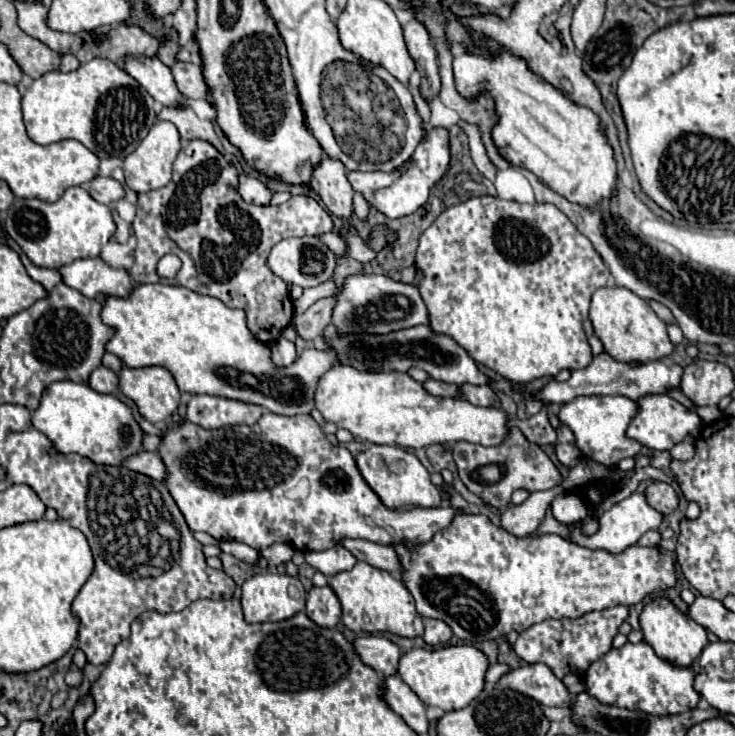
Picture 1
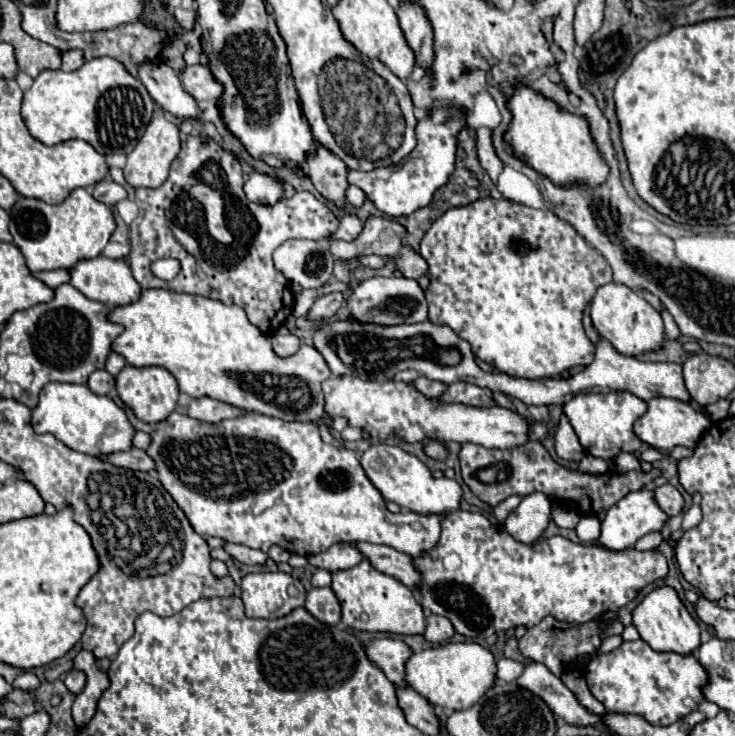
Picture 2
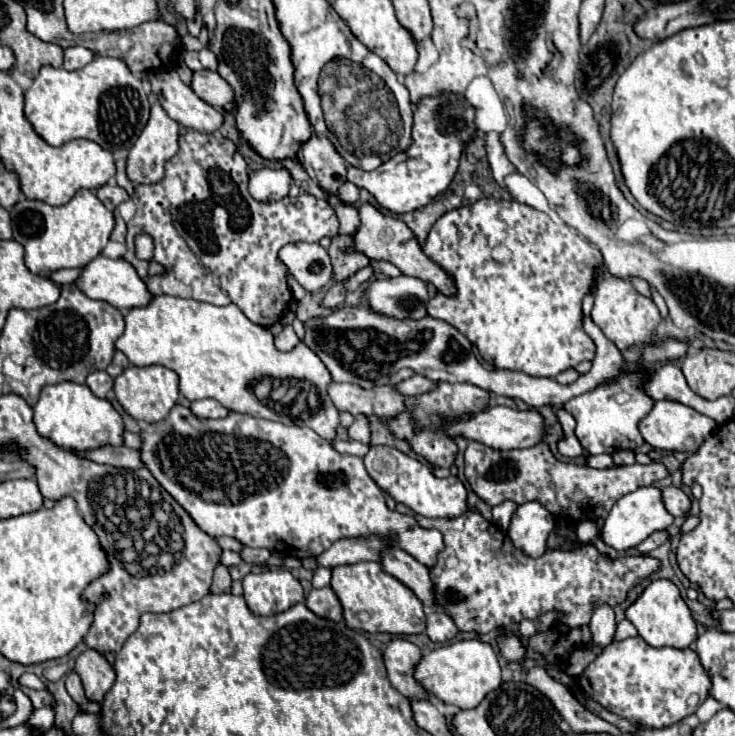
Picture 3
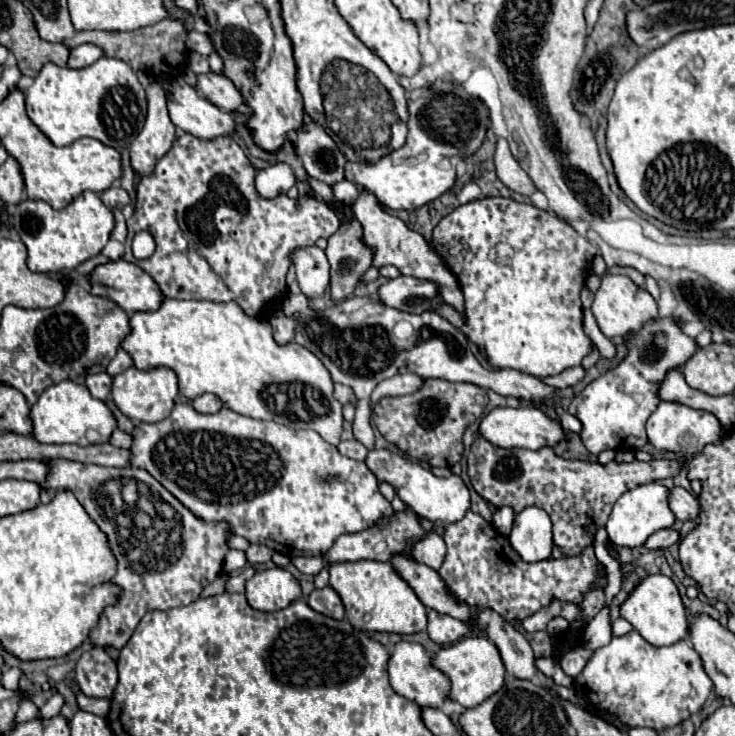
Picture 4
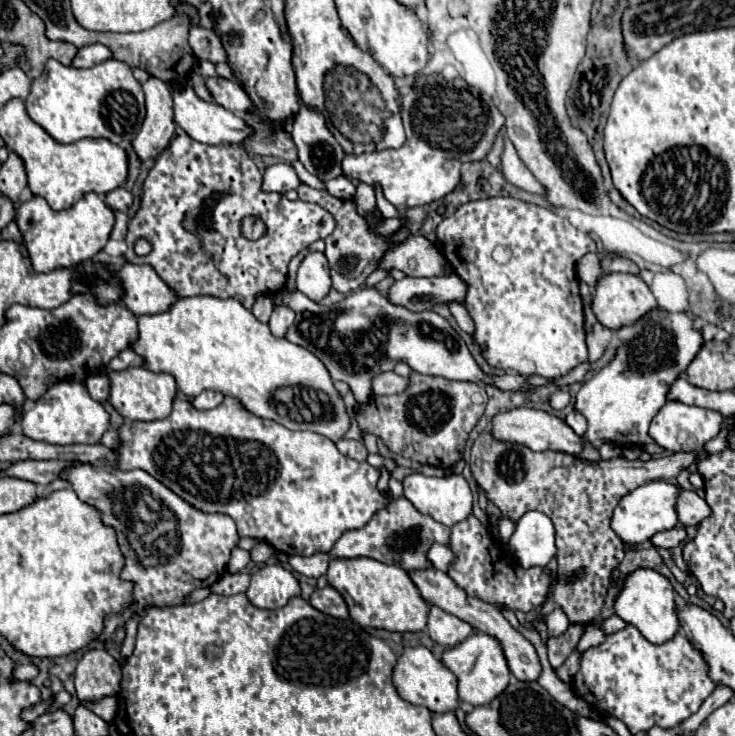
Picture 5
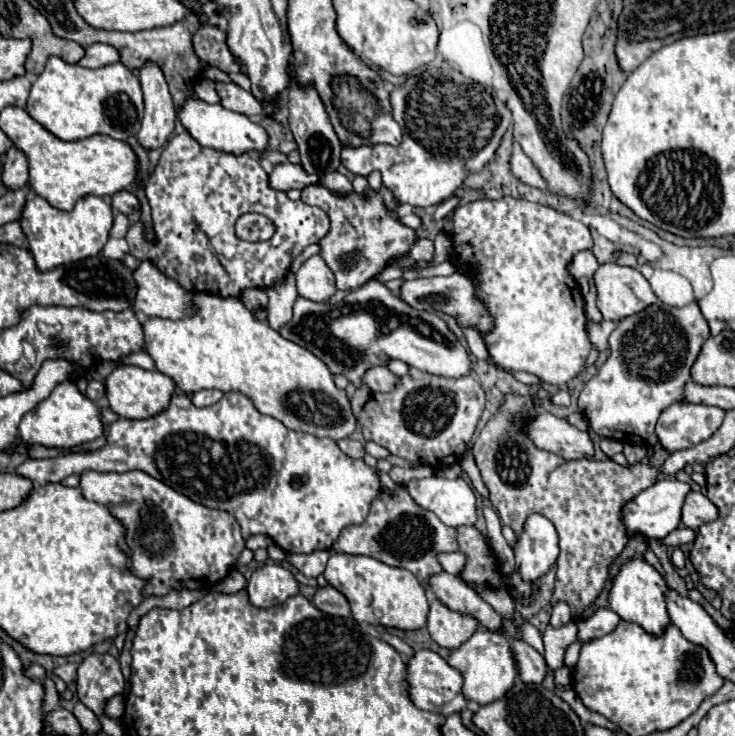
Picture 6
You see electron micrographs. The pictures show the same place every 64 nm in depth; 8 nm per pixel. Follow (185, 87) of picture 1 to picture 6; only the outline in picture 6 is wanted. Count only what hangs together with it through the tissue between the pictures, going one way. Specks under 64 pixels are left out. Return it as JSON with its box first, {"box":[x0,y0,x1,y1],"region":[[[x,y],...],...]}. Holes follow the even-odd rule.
{"box":[216,82,264,116],"region":[[[216,82],[216,90],[220,96],[220,104],[232,112],[244,116],[262,116],[264,106],[246,90],[238,88],[234,82]]]}

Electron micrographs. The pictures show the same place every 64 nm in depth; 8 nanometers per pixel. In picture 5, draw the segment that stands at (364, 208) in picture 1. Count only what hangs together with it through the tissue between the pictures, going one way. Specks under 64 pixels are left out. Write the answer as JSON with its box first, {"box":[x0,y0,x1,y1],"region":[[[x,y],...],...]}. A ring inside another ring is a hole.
{"box":[326,176,356,200],"region":[[[340,176],[338,180],[328,180],[326,190],[328,190],[328,194],[332,194],[340,200],[352,200],[356,196],[356,184],[346,180],[346,176]]]}

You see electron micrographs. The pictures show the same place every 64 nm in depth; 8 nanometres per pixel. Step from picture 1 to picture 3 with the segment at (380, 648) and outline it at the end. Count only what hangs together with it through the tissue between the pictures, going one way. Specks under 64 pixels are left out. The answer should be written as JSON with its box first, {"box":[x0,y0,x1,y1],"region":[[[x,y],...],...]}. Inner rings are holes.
{"box":[382,638,428,698],"region":[[[400,638],[390,640],[382,650],[382,658],[390,682],[402,696],[408,698],[410,696],[428,698],[428,694],[422,692],[422,688],[418,688],[418,682],[412,678],[412,670],[414,664],[418,664],[418,656],[420,656],[420,648]]]}

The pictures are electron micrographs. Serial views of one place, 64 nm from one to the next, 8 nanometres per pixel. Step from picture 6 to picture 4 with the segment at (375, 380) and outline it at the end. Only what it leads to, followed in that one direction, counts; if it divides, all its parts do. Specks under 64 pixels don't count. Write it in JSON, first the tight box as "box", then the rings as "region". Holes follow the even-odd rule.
{"box":[370,374,424,404],"region":[[[398,374],[398,376],[392,376],[388,380],[382,380],[378,384],[378,388],[374,388],[370,400],[372,404],[376,404],[380,398],[384,396],[406,396],[406,394],[414,394],[416,390],[420,390],[424,384],[424,380],[418,376],[418,374]]]}

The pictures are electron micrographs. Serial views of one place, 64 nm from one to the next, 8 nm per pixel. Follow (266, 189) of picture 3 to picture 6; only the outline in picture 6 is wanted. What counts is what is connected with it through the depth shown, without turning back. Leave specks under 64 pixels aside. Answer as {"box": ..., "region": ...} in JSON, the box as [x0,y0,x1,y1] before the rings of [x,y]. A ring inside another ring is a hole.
{"box":[268,164,318,192],"region":[[[278,164],[274,166],[274,170],[268,174],[268,182],[274,190],[282,190],[282,192],[288,192],[292,188],[306,188],[310,184],[316,184],[318,182],[318,176],[314,174],[306,174],[302,166],[298,164]]]}

